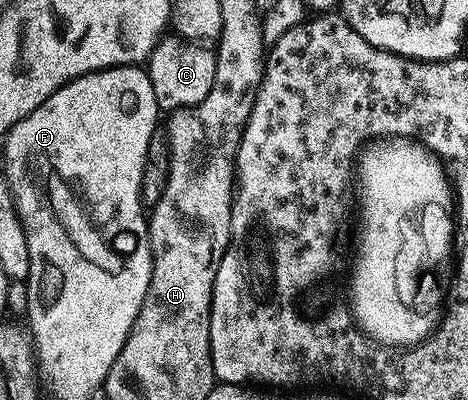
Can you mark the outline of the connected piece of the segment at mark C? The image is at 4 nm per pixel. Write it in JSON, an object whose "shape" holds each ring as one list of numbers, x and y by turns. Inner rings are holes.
{"shape":[[165,36,161,38,146,63,148,79,154,88,154,100,161,111,189,110,206,100,206,92,214,84,216,55,211,49,187,38],[172,37,172,38,171,38]]}

